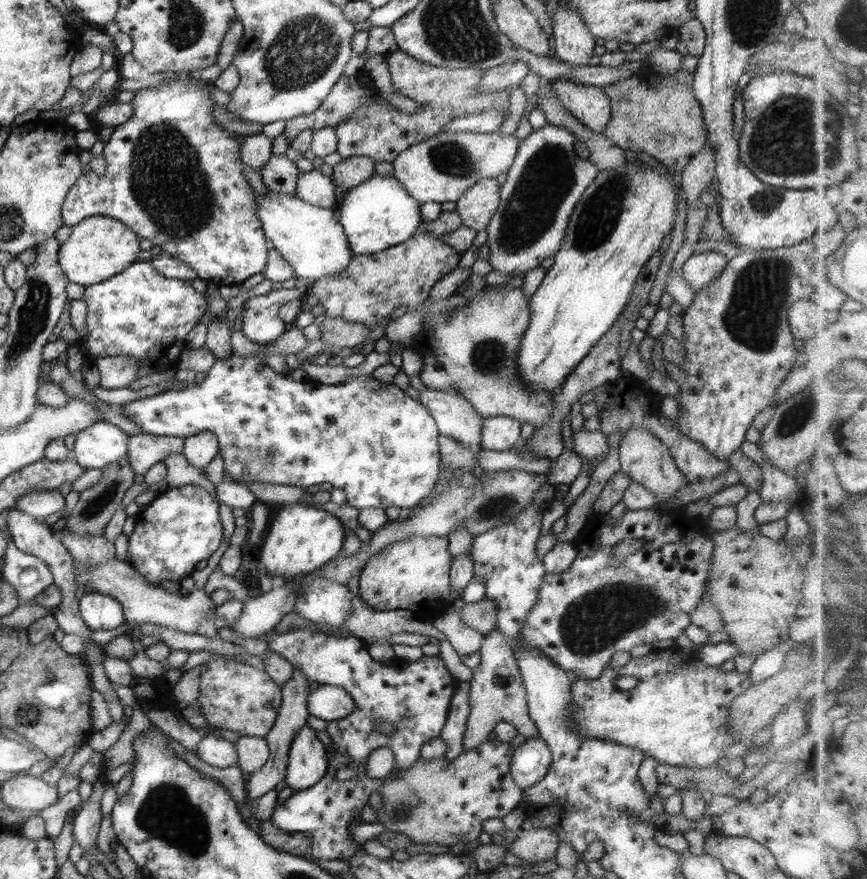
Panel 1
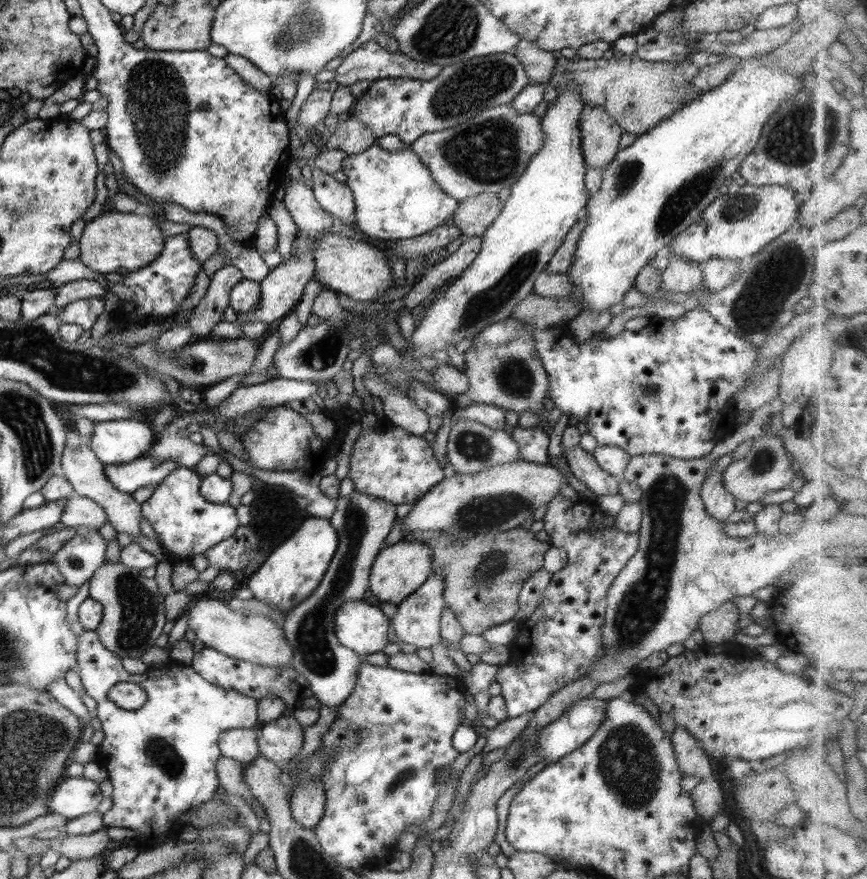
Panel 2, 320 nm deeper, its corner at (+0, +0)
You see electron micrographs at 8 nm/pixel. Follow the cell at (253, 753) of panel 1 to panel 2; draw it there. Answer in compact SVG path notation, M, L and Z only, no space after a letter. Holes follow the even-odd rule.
M284 714L272 722L263 724L262 736L257 738L262 756L285 768L296 758L304 742L304 726L294 716Z

